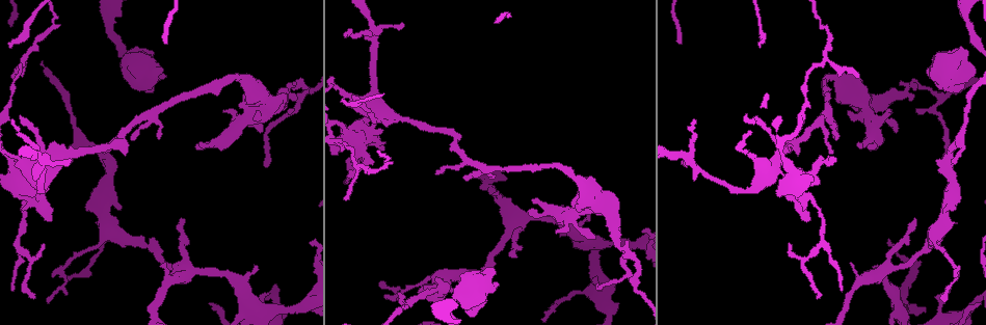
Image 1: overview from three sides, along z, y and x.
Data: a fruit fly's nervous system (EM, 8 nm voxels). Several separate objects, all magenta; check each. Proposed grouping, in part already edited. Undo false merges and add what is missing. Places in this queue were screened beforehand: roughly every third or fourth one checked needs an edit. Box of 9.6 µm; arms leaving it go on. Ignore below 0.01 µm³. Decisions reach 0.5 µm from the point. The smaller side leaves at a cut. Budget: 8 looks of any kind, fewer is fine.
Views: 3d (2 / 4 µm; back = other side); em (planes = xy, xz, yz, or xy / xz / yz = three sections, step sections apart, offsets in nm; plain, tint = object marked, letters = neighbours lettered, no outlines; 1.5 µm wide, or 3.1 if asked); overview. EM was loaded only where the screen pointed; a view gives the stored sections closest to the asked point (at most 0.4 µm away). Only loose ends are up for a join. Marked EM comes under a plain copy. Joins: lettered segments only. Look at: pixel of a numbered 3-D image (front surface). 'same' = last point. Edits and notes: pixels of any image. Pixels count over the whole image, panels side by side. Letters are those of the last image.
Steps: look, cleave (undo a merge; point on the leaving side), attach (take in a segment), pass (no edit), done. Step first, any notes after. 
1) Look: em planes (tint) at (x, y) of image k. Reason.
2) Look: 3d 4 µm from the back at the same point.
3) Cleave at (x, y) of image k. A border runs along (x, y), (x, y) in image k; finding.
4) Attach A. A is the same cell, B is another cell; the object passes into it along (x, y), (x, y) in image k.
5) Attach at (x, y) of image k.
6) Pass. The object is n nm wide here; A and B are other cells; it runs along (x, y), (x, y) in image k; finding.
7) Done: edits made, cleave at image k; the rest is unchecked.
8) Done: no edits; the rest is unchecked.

Look: em planes (letters) at (817, 299) of image 1.

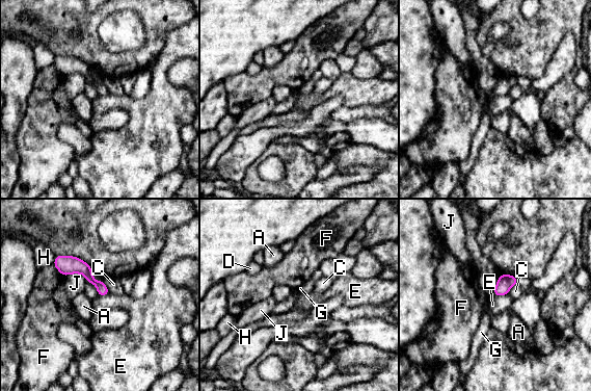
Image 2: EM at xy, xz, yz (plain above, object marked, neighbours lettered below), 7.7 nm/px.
Attach G. The object is 80 nm wide here; G is the same cell, A, C, D, E, F, H and J are other cells; it goes on there.

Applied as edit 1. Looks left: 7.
Look: 3d 2 µm at (888, 290) of image 1. Calibre changes.

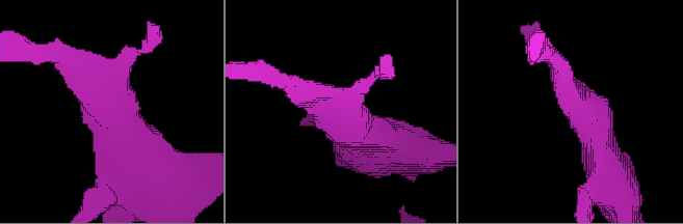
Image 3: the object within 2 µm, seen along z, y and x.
Look: em planes (letters) at (577, 103) of image 3.

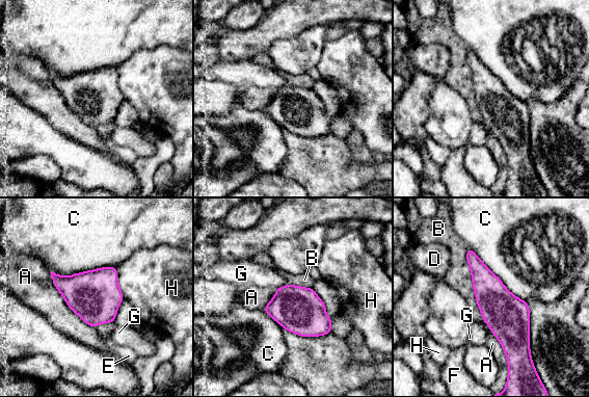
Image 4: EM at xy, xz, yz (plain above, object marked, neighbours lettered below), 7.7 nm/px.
Pass. A, B, C, D, E, F, G and H are other cells; one neuron here.

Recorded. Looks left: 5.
Look: 3d 4 µm at (911, 101) of image 1. An open end.

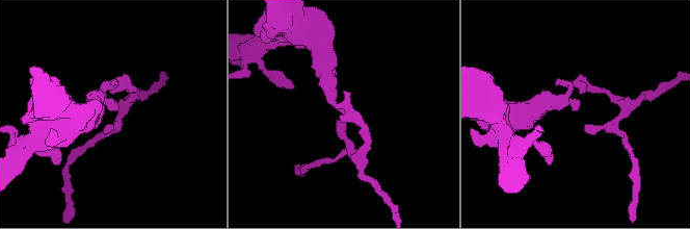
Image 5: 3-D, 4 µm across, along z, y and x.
Look: em planes (tint) at (112, 110) of image 5. Now the EM.

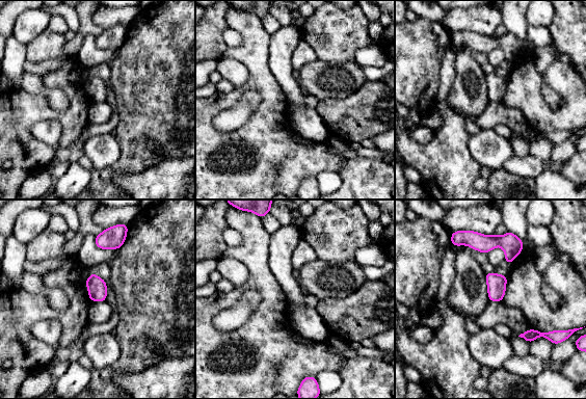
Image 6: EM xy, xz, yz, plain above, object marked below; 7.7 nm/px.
Look: em planes (letters) at the same point.

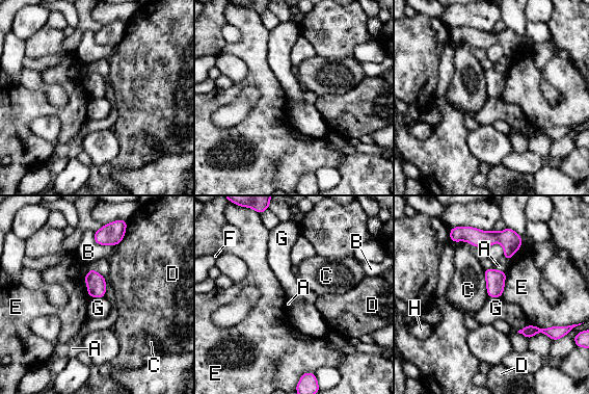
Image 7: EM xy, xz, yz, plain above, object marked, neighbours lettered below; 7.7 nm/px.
Pass. A, B, C, D, E, F, G and H are other cells; a border runs along (90, 296), (104, 297) in image 7; no lettered segment goes on from it.

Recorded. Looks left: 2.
Done: edits made, attach at image 2; the rest is unchecked.

